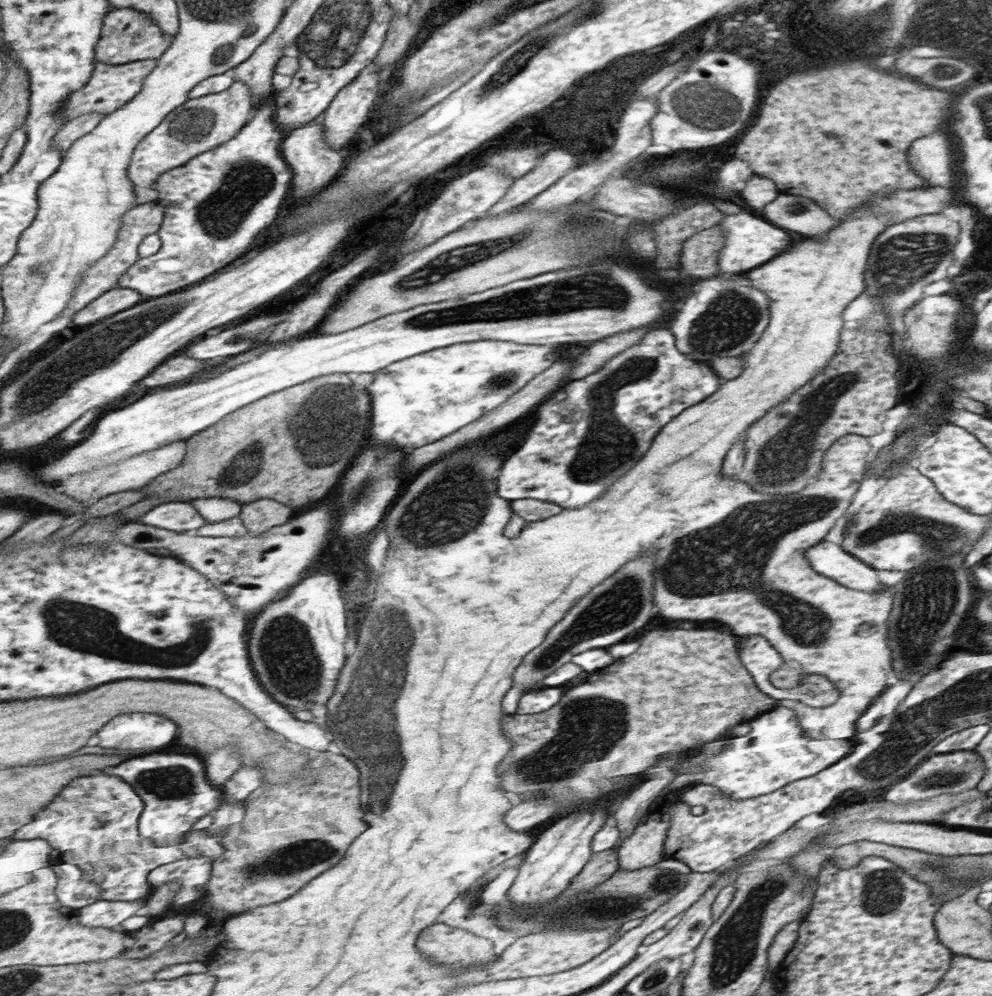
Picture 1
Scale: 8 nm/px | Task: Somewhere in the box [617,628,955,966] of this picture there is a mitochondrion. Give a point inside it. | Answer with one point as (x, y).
(882, 890)

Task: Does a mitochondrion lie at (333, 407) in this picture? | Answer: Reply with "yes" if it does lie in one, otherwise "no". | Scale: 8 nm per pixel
yes

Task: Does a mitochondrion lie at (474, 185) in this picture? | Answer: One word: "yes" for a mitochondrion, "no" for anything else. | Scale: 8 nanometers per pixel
yes

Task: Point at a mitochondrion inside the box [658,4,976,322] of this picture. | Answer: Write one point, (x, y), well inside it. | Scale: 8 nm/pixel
(900, 263)

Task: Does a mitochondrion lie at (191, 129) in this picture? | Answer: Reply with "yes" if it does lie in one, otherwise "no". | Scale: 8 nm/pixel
yes

